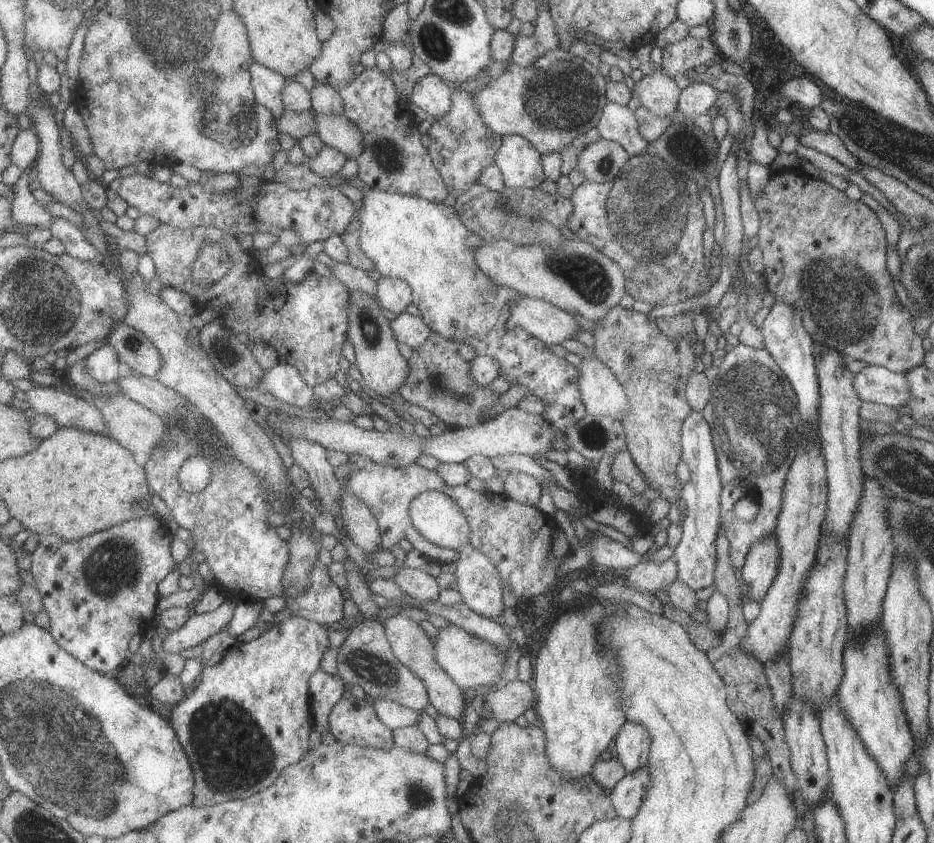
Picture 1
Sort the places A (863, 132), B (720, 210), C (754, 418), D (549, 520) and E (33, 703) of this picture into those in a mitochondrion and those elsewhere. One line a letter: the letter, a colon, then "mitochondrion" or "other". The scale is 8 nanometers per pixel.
A: mitochondrion
B: other
C: mitochondrion
D: other
E: mitochondrion

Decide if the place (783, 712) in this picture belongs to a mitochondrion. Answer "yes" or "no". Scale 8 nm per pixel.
no

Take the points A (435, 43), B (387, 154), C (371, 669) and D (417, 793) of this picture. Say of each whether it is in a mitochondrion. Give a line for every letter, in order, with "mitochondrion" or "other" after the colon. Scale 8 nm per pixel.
A: mitochondrion
B: mitochondrion
C: mitochondrion
D: mitochondrion

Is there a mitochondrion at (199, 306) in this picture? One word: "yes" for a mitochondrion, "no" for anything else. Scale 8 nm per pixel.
no

